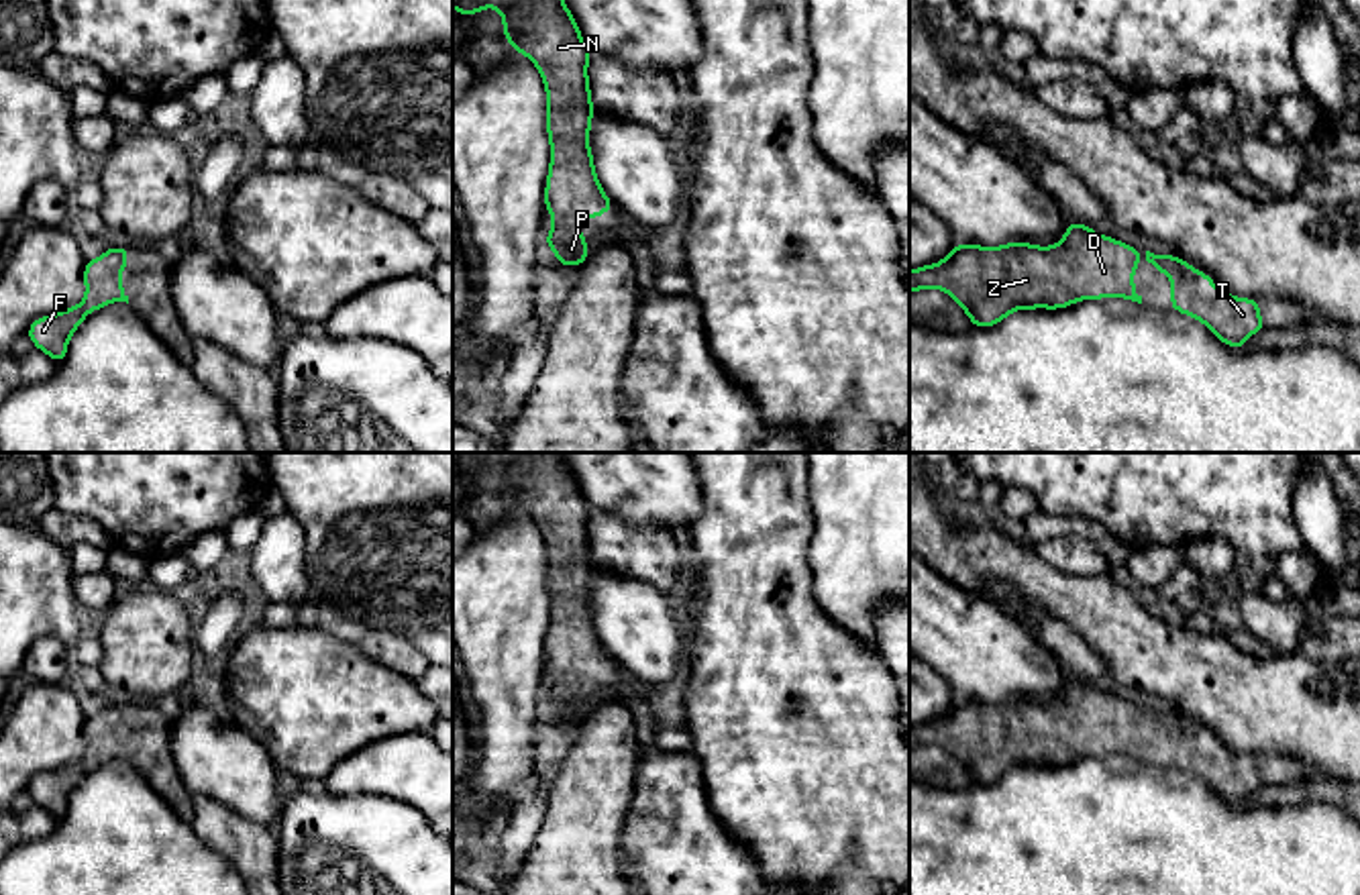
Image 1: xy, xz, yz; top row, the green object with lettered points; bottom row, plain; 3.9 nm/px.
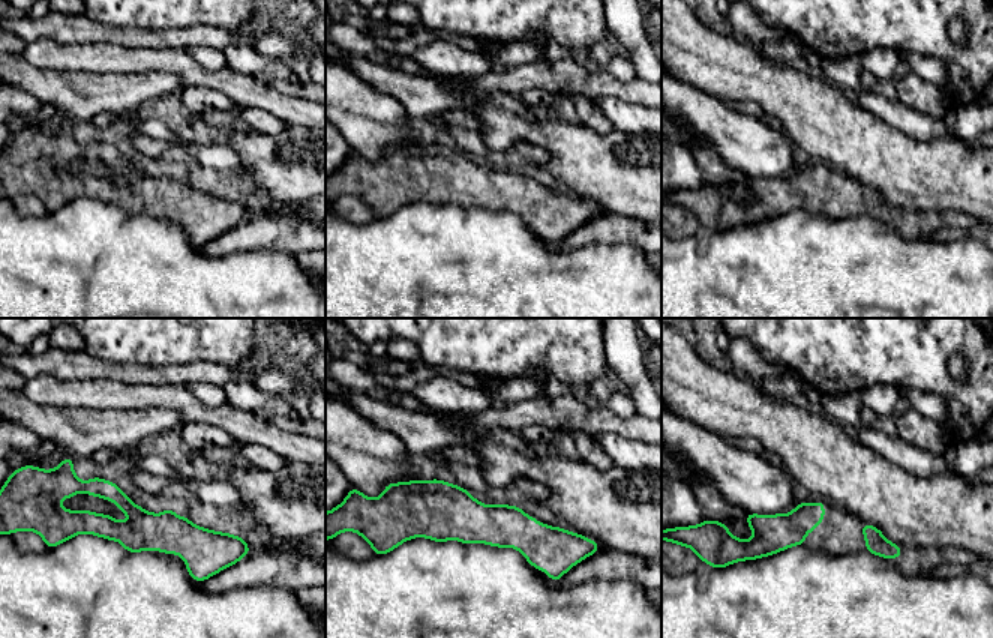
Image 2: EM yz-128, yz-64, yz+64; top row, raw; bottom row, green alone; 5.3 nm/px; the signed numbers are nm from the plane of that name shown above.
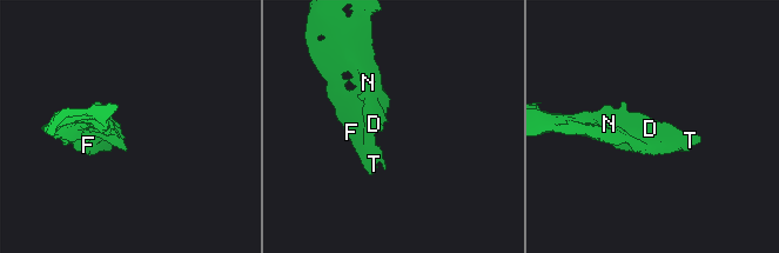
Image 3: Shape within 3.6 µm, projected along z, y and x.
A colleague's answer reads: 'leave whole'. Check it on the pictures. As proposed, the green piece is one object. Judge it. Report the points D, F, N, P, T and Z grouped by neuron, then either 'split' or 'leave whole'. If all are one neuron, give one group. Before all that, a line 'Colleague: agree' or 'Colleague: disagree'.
Colleague: agree
D F N P T Z; leave whole

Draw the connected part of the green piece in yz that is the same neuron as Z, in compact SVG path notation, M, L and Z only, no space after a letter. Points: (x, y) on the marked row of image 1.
M1073 220L1052 247L1022 241L1001 247L954 243L942 261L909 269L909 294L930 287L942 289L964 310L975 328L995 326L1015 310L1060 310L1081 300L1123 298L1142 304L1132 277L1140 269L1136 259L1142 253L1142 249Z

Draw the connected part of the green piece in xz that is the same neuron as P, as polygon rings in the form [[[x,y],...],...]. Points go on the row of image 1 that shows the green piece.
[[[453,0],[453,8],[465,18],[475,16],[483,8],[498,8],[506,29],[502,37],[514,51],[526,55],[542,77],[546,92],[546,135],[551,143],[544,208],[553,218],[553,228],[544,234],[544,245],[555,251],[557,265],[579,267],[589,257],[587,236],[579,232],[579,222],[583,218],[601,218],[606,210],[616,210],[597,179],[589,147],[593,100],[587,65],[593,51],[583,41],[565,0]]]

